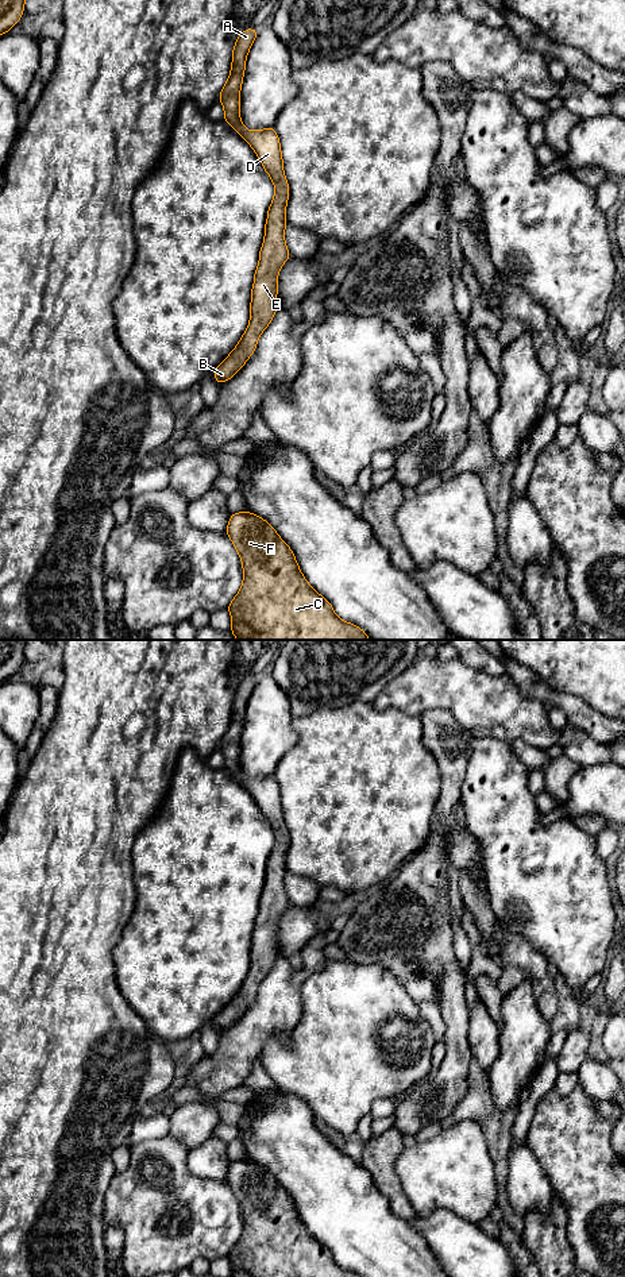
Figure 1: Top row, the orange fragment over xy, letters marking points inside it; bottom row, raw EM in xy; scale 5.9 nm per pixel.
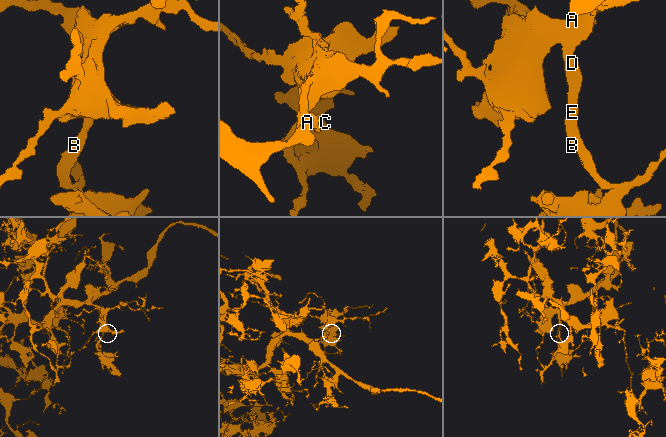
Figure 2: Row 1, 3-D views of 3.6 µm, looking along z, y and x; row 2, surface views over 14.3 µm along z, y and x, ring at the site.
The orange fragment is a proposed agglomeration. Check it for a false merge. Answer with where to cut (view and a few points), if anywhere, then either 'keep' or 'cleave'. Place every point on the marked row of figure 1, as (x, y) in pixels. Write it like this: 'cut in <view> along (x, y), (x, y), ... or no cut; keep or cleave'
no cut; keep

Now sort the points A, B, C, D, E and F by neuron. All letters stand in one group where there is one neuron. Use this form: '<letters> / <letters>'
A B C D E F

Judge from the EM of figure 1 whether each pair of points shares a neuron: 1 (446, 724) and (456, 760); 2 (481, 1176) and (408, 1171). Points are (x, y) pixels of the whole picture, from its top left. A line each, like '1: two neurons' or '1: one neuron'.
1: one neuron
2: one neuron

